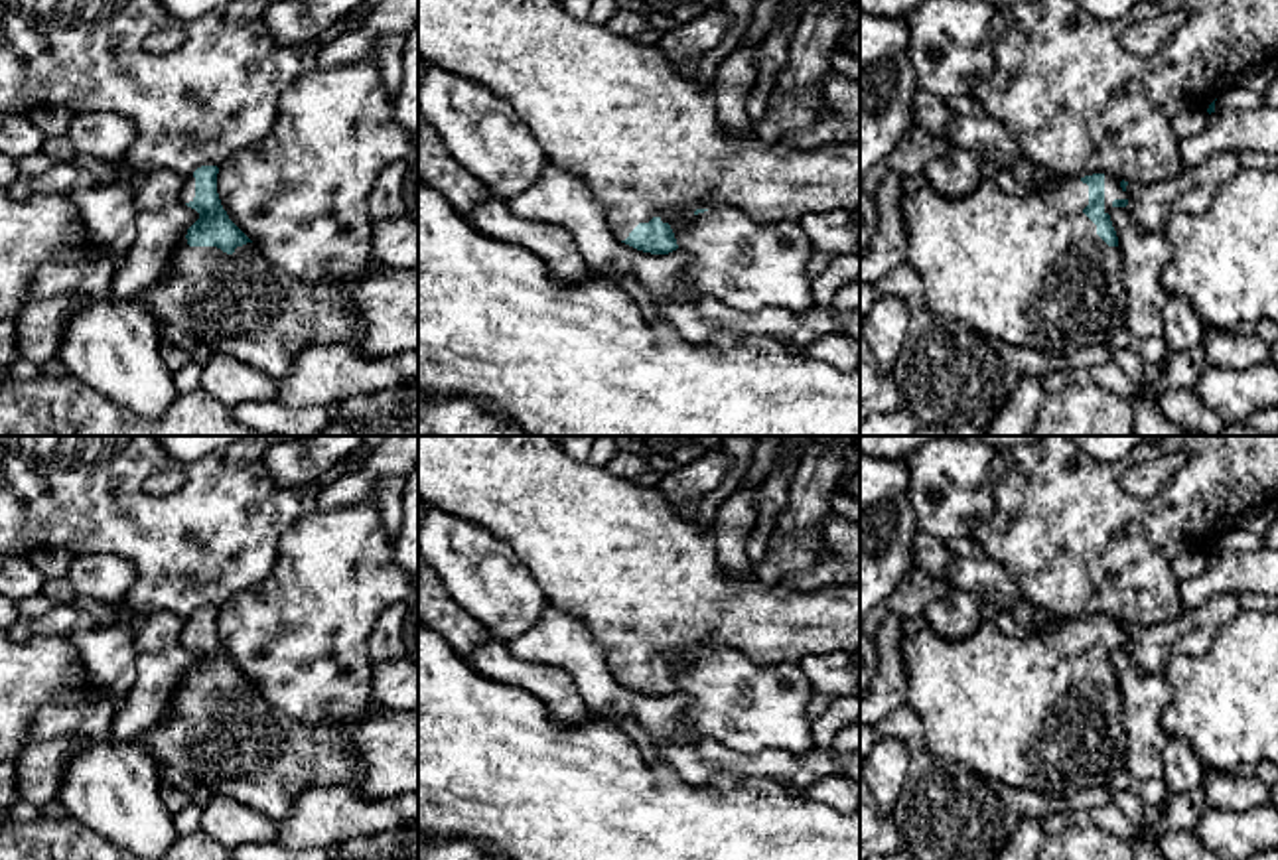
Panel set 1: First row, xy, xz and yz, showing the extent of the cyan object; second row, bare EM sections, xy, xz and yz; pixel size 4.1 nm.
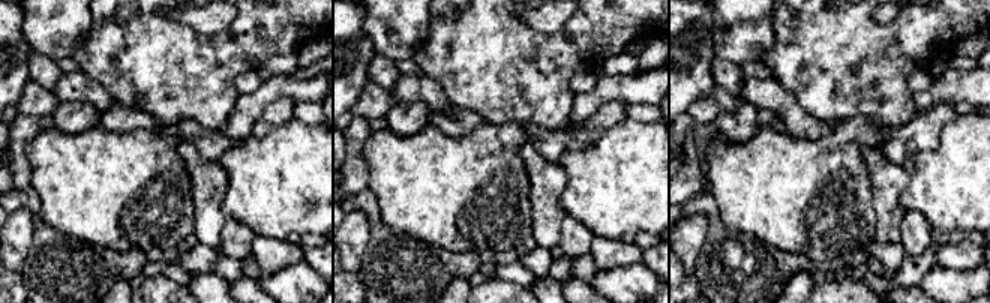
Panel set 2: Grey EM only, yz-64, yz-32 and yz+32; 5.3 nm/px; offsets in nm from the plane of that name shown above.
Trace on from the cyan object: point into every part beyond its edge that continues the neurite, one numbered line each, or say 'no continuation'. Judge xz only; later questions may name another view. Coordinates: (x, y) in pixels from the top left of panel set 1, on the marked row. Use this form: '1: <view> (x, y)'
1: xz (647, 141)

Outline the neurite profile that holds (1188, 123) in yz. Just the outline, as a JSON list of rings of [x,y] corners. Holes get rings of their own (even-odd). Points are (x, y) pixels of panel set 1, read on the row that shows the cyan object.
[[[1181,110],[1173,118],[1173,130],[1179,138],[1199,134],[1207,126],[1207,110]]]

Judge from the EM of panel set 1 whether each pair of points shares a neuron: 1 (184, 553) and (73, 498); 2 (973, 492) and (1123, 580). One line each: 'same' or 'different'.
1: same
2: different

